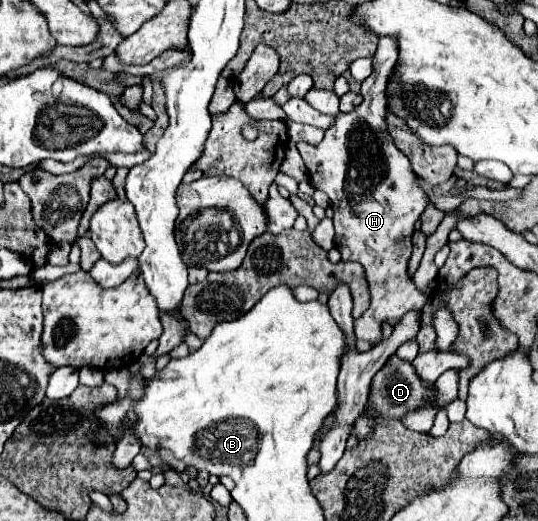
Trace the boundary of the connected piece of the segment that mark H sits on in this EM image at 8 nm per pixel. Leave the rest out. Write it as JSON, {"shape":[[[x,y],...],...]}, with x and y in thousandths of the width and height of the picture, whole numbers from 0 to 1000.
{"shape":[[[706,75],[703,98],[695,106],[691,144],[673,155],[673,202],[665,202],[654,217],[628,217],[621,236],[606,248],[606,259],[595,278],[580,282],[572,274],[554,274],[554,290],[572,321],[572,336],[587,363],[602,367],[621,401],[621,436],[625,459],[621,470],[636,486],[639,501],[665,501],[680,520],[680,536],[688,543],[691,582],[684,597],[658,616],[658,639],[665,651],[680,651],[691,658],[706,655],[706,624],[714,612],[732,608],[743,612],[755,597],[781,597],[792,585],[792,566],[784,566],[773,547],[755,532],[758,497],[766,489],[766,447],[777,417],[792,401],[796,374],[781,363],[773,336],[762,321],[758,301],[732,278],[721,244],[717,244],[717,213],[714,213],[714,175],[717,152],[732,132],[740,113],[740,98],[732,98],[732,75]]]}

